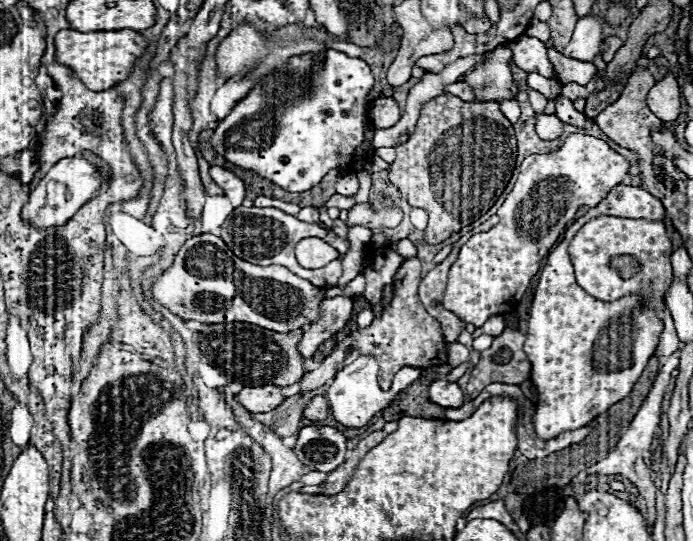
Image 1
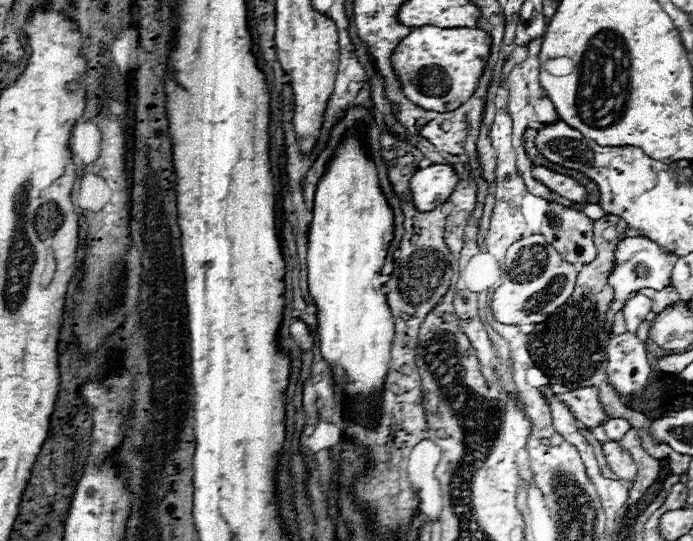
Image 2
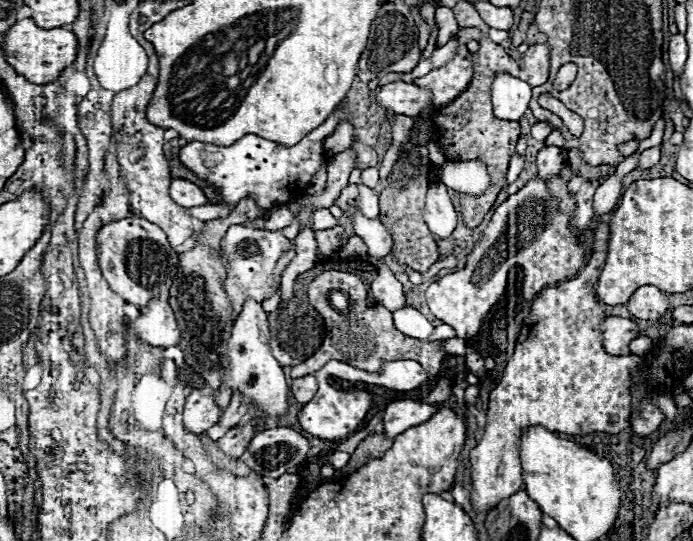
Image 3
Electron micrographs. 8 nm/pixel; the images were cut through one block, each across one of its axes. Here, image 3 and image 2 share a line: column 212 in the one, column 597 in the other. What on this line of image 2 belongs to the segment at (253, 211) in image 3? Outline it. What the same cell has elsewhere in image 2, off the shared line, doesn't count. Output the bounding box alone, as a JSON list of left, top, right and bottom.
[528,216,648,438]

